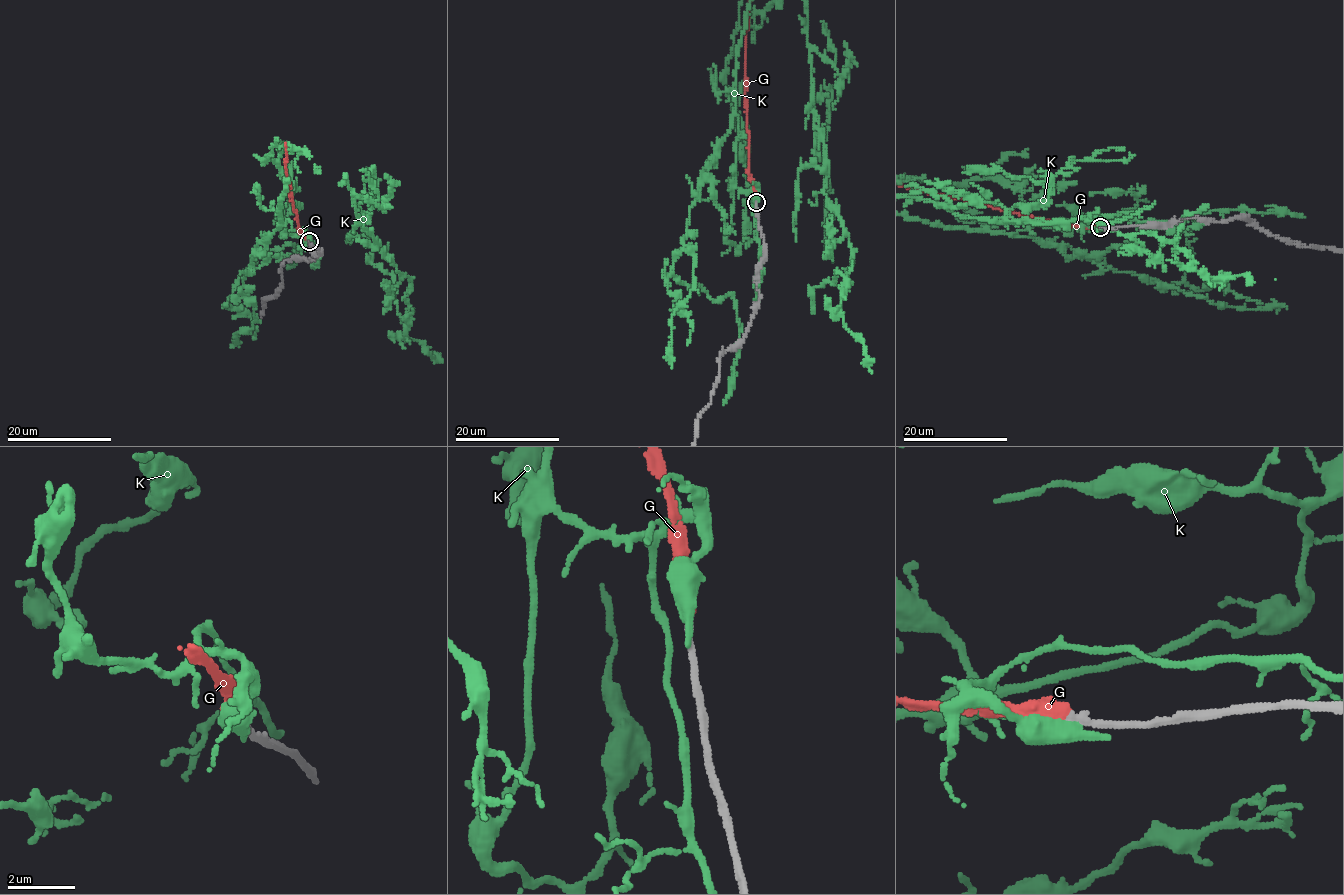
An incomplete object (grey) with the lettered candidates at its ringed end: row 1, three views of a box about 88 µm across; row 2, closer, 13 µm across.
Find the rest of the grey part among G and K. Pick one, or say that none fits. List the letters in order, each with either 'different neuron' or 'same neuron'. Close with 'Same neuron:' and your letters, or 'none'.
G: same neuron
K: different neuron
Same neuron: G

